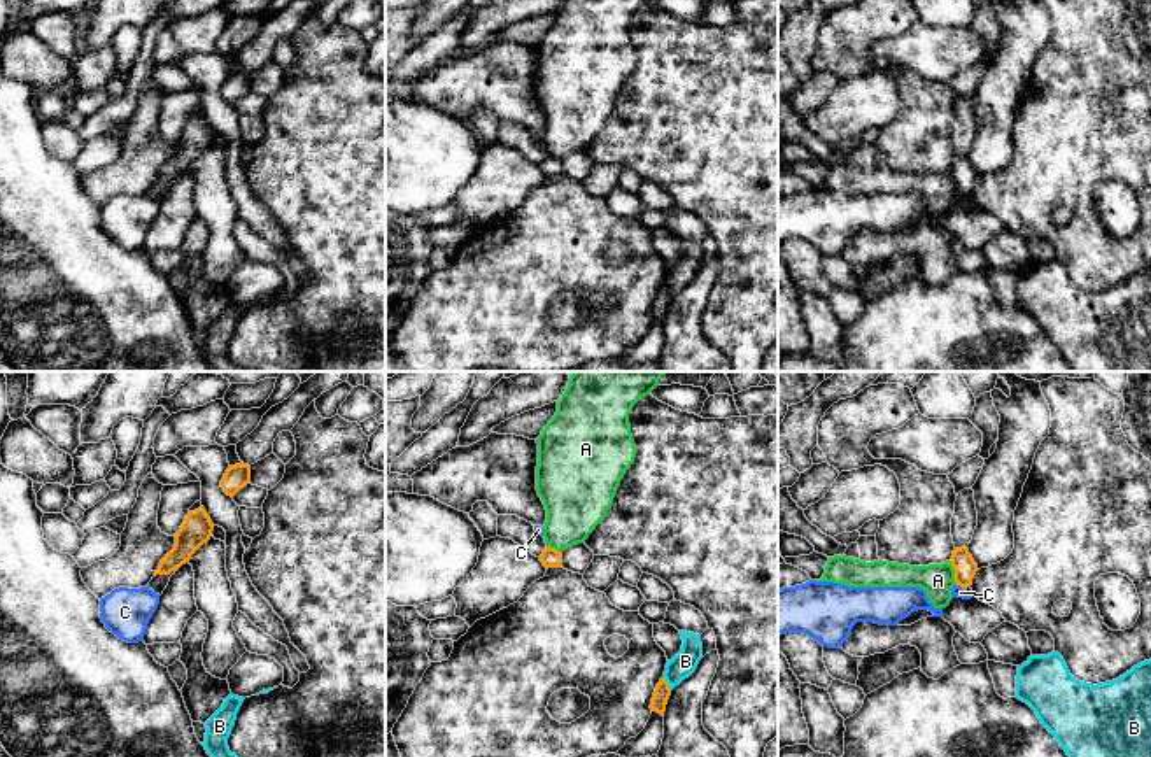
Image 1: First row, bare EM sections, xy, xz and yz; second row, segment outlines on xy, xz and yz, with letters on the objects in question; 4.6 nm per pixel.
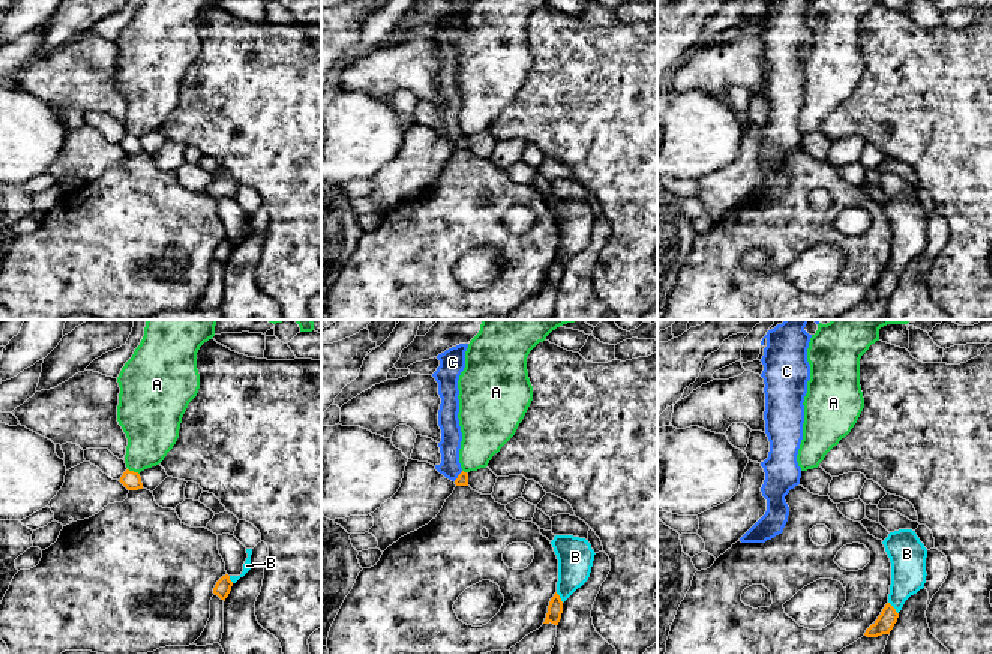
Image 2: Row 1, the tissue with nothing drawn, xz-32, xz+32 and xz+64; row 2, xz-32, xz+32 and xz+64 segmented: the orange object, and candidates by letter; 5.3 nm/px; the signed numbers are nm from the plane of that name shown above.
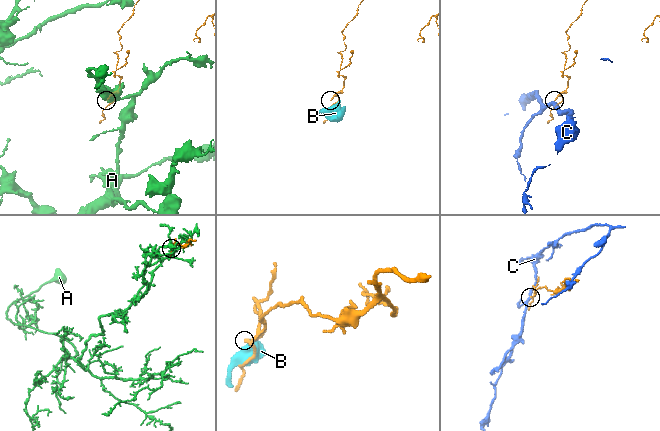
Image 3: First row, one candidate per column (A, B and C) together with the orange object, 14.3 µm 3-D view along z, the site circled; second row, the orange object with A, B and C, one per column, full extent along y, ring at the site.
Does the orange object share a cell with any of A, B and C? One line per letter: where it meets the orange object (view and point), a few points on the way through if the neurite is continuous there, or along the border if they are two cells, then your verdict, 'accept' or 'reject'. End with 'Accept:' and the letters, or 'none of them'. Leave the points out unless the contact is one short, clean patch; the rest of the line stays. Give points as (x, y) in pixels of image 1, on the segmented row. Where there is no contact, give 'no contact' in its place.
A: yz (955, 573) | along yz (948, 561), (957, 584) | reject
B: xz (668, 684) | reject
C: yz (959, 584) | along yz (957, 584), (960, 587) | reject
Accept: none of them

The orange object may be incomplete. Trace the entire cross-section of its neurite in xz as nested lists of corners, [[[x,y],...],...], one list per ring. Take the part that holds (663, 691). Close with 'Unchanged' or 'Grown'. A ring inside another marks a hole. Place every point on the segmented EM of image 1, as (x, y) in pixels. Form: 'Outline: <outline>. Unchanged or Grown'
Outline: [[[662,676],[660,682],[657,683],[653,697],[652,697],[652,704],[650,704],[652,711],[657,711],[664,717],[669,696],[671,696],[669,683]]]. Unchanged

